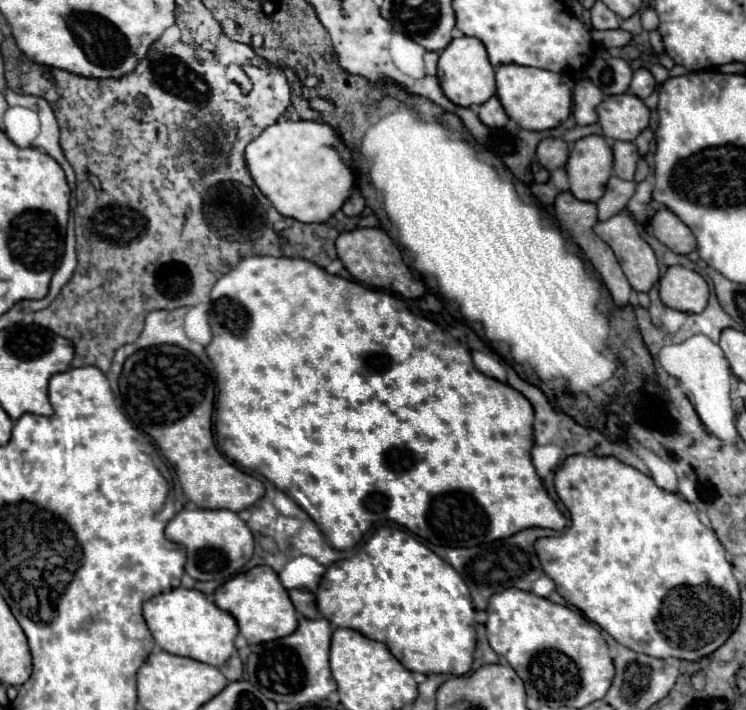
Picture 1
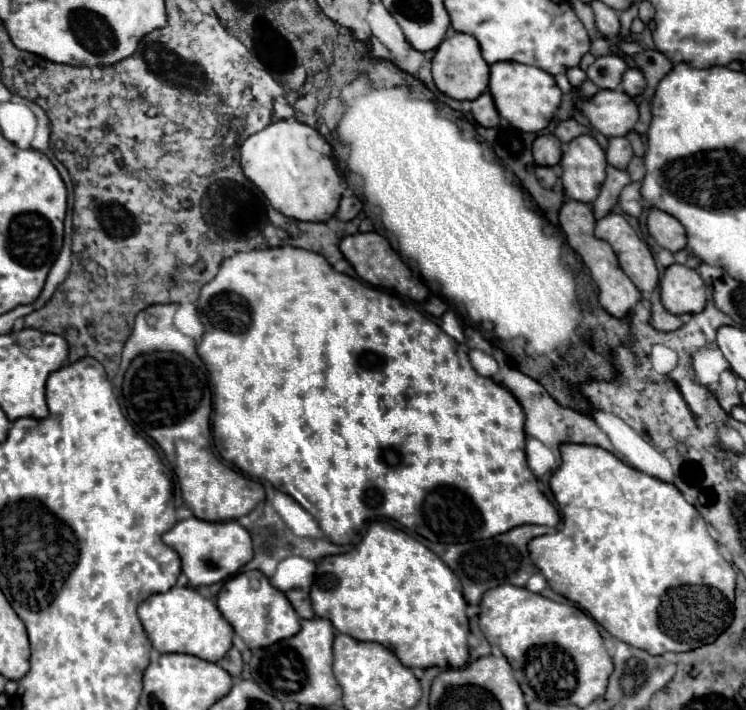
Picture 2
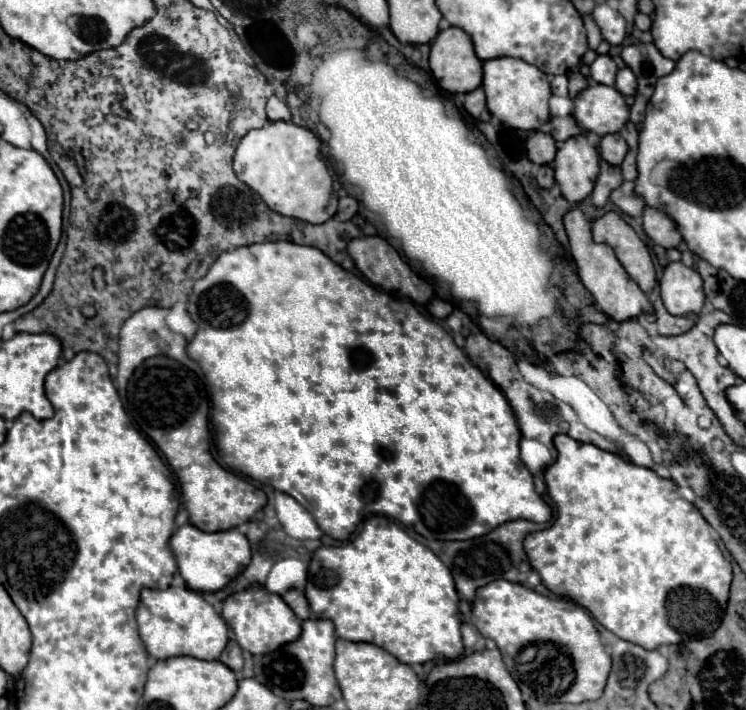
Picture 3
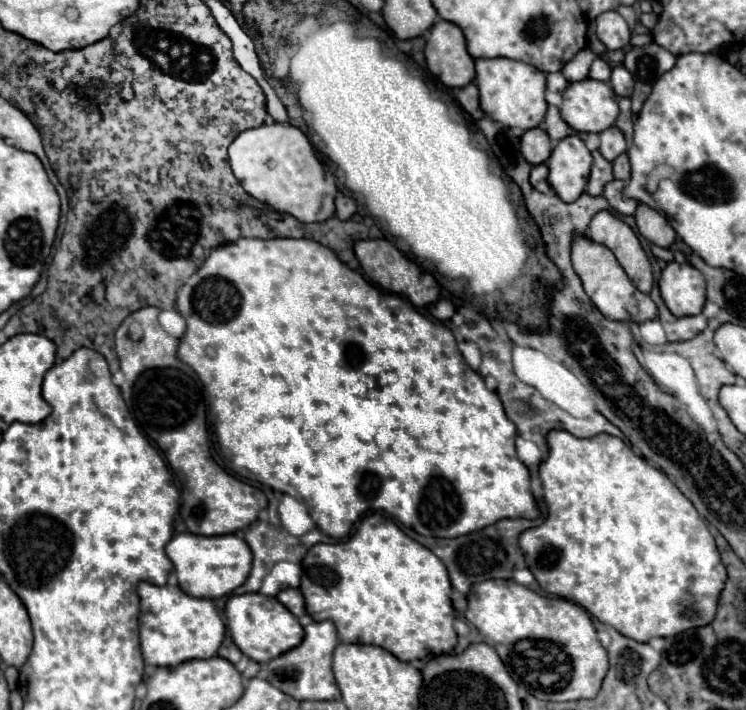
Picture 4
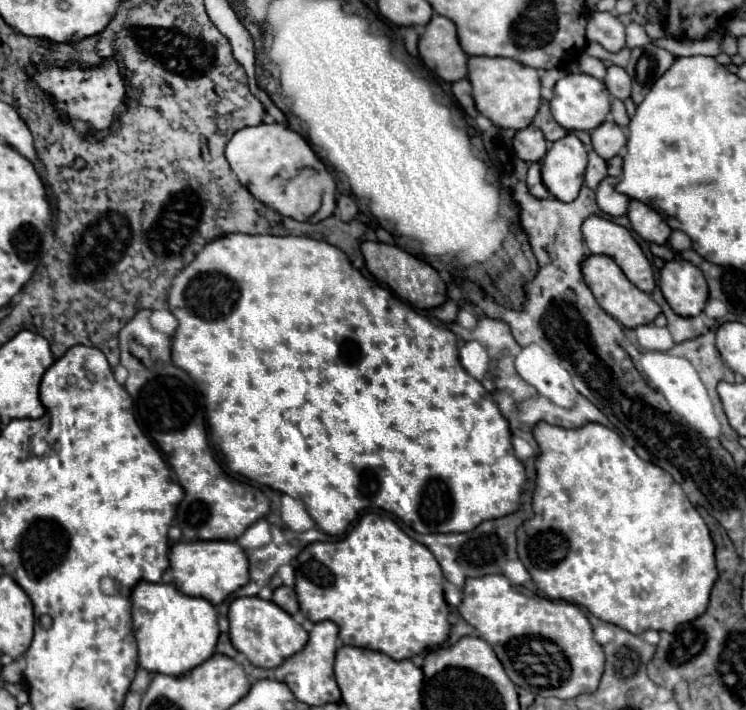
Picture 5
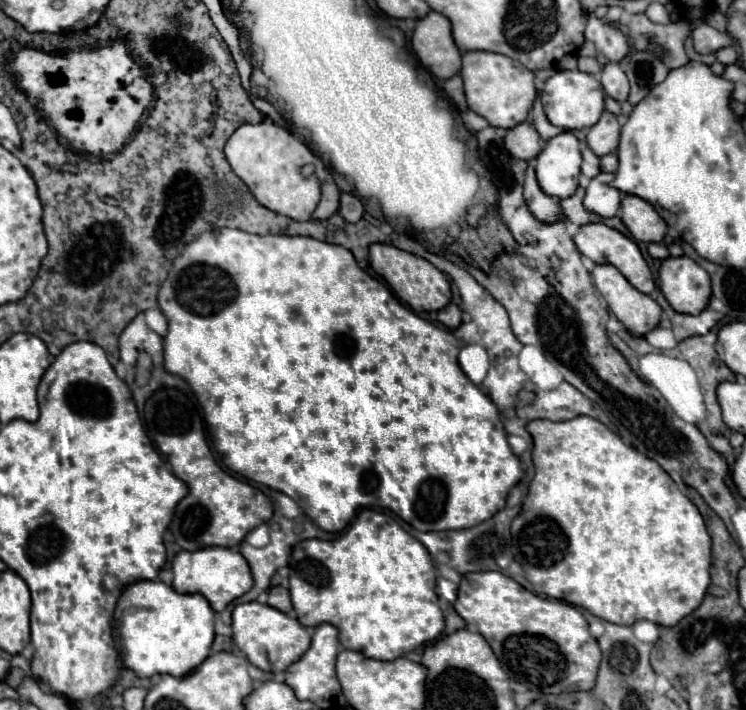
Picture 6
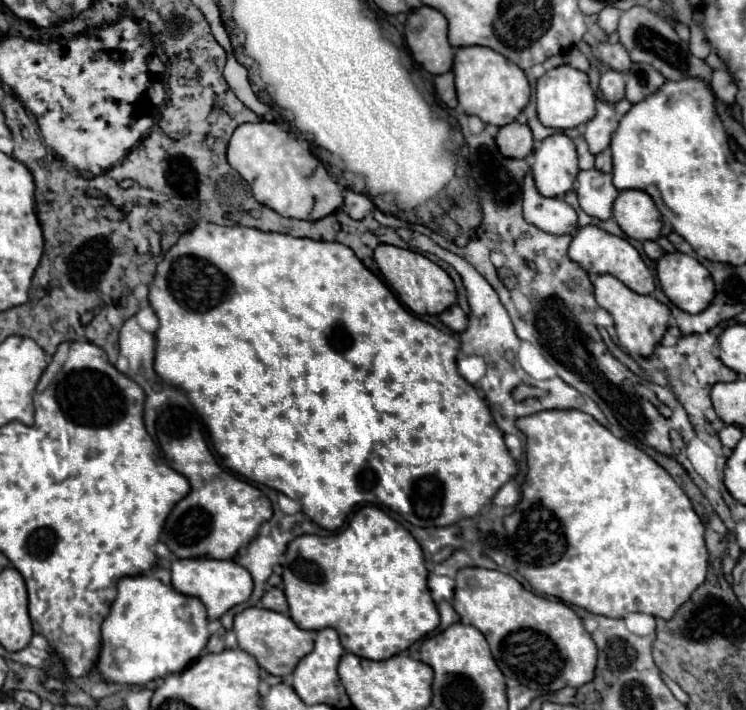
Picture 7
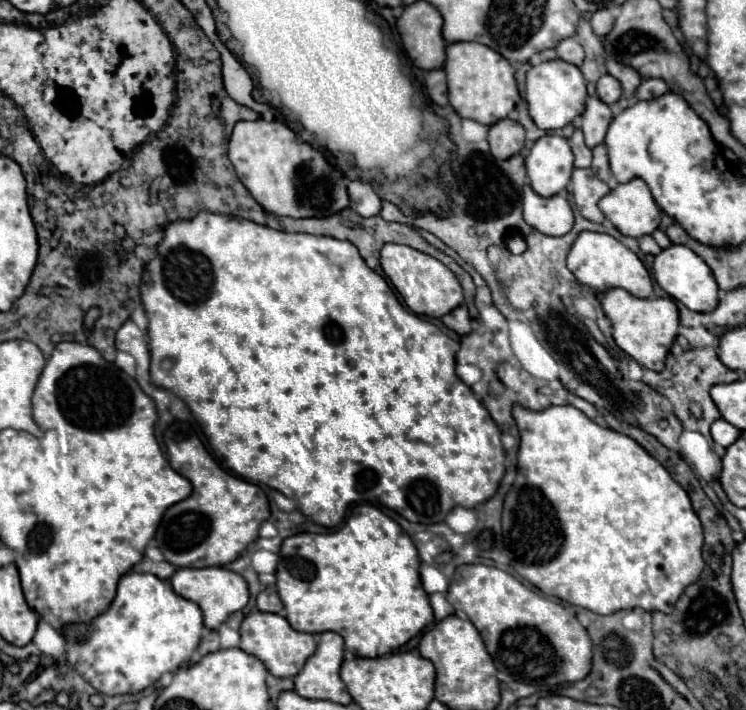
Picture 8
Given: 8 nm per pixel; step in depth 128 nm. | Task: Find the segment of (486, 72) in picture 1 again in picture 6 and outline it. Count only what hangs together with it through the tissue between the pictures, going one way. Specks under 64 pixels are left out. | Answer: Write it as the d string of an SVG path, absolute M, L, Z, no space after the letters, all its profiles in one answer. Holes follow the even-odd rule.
M430 10L424 18L416 20L412 34L412 48L418 60L438 78L452 78L460 72L462 54L452 40L450 20L440 12Z

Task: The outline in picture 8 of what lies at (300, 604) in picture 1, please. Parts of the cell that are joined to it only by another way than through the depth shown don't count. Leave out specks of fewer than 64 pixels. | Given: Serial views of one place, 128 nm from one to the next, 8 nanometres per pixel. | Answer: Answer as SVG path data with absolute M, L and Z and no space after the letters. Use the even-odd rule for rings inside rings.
M268 586L266 590L262 590L256 598L256 606L260 612L274 612L274 614L282 614L284 606L282 600L278 598L278 592L274 586Z

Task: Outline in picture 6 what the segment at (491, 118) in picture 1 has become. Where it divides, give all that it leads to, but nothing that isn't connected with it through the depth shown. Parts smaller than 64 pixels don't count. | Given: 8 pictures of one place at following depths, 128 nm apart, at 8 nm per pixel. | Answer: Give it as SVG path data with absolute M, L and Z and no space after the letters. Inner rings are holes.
M452 76L444 82L444 92L448 94L448 98L460 108L460 110L468 110L466 106L466 98L464 98L464 86L462 86L462 78L460 76Z

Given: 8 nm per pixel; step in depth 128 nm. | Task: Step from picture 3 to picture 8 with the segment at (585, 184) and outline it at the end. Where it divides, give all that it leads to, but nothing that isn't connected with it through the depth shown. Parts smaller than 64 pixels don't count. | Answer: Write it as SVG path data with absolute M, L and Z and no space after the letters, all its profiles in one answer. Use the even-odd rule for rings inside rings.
M546 134L534 142L524 158L530 186L540 196L554 196L562 192L574 170L574 154L566 138Z

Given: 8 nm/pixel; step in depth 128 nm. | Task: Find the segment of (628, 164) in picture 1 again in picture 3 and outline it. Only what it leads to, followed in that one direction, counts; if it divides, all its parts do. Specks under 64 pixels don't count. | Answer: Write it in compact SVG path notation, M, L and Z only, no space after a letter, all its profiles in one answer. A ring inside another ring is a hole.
M606 134L606 136L602 136L600 154L602 154L602 158L608 164L612 164L612 166L622 164L626 152L628 152L628 144L626 144L626 140L620 134Z

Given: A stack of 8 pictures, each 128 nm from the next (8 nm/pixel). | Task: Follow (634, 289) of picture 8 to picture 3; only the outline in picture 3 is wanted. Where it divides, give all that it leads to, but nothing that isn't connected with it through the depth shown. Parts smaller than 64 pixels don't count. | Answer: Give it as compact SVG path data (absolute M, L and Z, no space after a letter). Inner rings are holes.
M606 212L592 222L592 236L594 242L606 242L614 248L616 258L628 276L642 288L642 292L652 292L656 284L656 272L650 252L638 234L616 212Z

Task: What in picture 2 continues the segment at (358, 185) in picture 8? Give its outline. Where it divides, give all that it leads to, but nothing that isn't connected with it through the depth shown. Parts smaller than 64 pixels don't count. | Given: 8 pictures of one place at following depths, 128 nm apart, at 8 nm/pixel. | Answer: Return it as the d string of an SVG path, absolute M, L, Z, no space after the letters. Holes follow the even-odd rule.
M344 196L344 198L340 200L338 218L340 218L340 220L352 220L360 210L362 210L362 202L360 202L356 196Z

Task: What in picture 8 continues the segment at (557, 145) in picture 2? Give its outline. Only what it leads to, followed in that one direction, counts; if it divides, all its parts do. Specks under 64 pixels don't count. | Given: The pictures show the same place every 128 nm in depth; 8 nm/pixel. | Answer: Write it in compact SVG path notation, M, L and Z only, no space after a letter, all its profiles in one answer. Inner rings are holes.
M502 118L488 128L488 144L496 160L506 160L524 148L524 128L510 118Z

